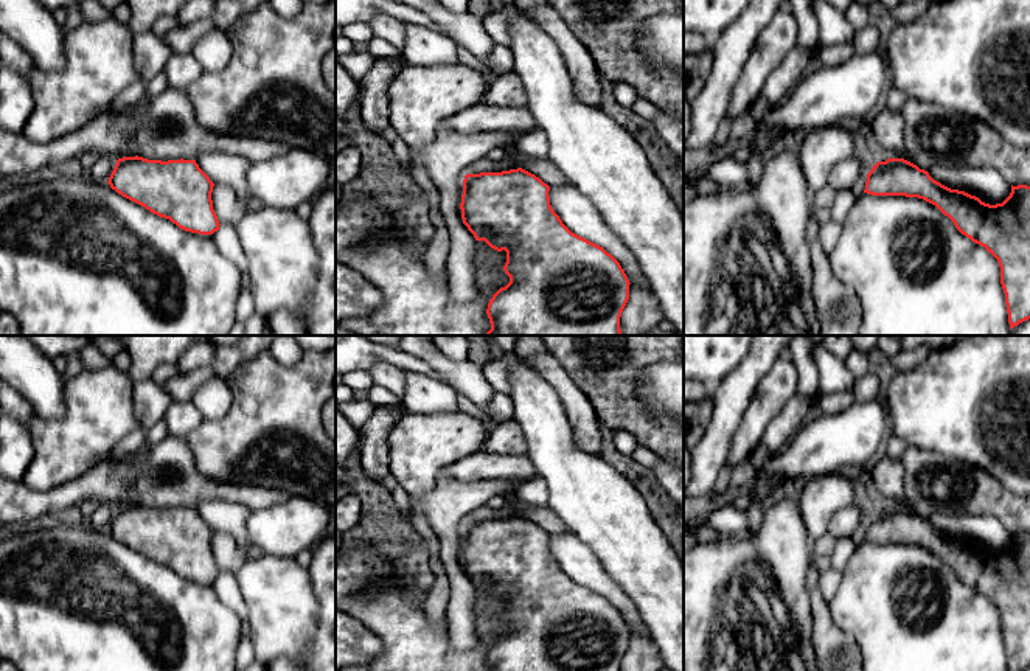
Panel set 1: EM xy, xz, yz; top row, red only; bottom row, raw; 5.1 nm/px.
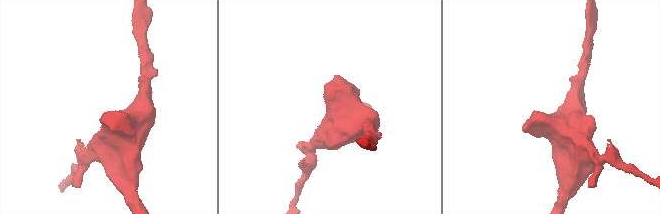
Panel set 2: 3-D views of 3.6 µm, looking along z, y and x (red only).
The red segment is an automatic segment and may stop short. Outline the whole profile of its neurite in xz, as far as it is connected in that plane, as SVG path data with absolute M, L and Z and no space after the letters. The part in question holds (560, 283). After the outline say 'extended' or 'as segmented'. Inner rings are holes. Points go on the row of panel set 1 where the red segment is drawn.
M517 168L502 172L466 174L461 194L461 219L475 241L506 252L505 273L510 283L488 303L491 329L486 336L621 336L620 317L629 300L629 280L620 262L603 247L572 233L553 211L550 186L534 174Z | as segmented

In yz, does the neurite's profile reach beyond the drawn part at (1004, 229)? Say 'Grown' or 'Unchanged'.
Unchanged

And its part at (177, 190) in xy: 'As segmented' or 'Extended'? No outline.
As segmented

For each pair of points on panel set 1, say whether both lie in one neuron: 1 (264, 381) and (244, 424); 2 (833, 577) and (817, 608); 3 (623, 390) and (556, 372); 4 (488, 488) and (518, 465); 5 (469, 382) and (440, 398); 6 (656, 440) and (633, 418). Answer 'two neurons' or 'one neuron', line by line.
1: one neuron
2: two neurons
3: two neurons
4: two neurons
5: two neurons
6: one neuron

